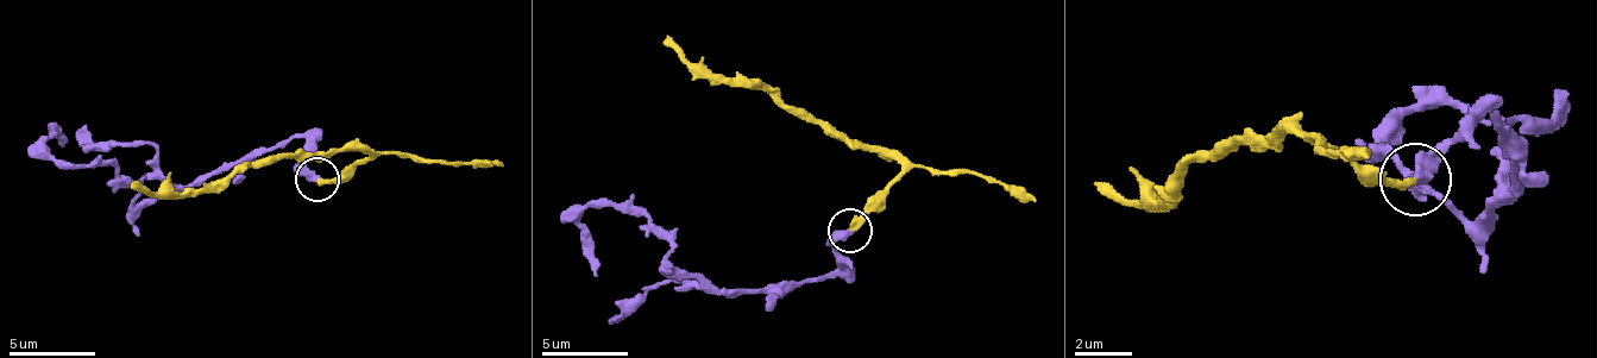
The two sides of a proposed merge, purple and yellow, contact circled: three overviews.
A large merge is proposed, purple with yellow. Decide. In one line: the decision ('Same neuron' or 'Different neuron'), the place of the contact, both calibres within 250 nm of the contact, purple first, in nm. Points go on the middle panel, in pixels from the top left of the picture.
Same neuron. Place: (849, 230). Thickness 440 nm (purple) against 320 nm

